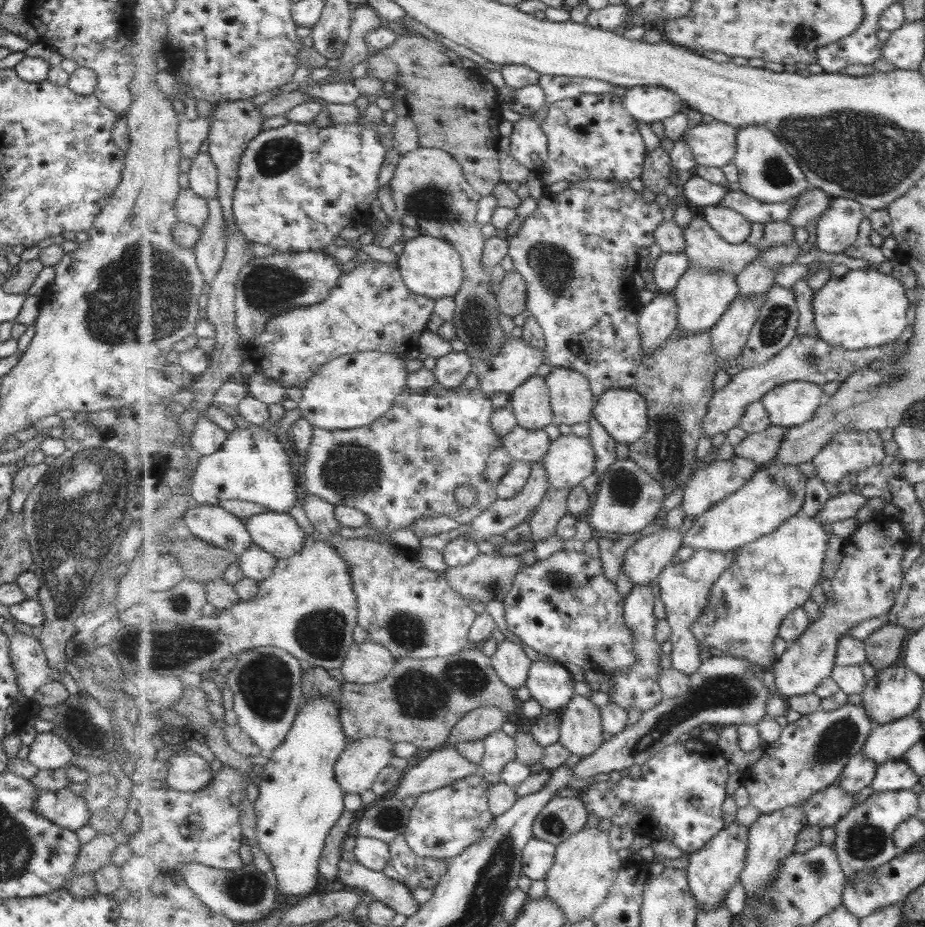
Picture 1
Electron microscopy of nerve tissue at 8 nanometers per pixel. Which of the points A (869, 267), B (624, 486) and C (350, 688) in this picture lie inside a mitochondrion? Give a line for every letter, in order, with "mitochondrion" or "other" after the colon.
A: other
B: mitochondrion
C: other

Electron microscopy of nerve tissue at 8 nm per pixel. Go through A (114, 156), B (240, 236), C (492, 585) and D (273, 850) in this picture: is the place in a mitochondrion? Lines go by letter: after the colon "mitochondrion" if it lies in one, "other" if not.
A: other
B: other
C: mitochondrion
D: other

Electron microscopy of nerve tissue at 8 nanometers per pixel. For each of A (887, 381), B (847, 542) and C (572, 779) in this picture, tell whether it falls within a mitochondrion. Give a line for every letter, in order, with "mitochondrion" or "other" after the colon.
A: mitochondrion
B: other
C: other

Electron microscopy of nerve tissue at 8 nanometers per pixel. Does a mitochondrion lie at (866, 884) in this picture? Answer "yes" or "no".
yes

